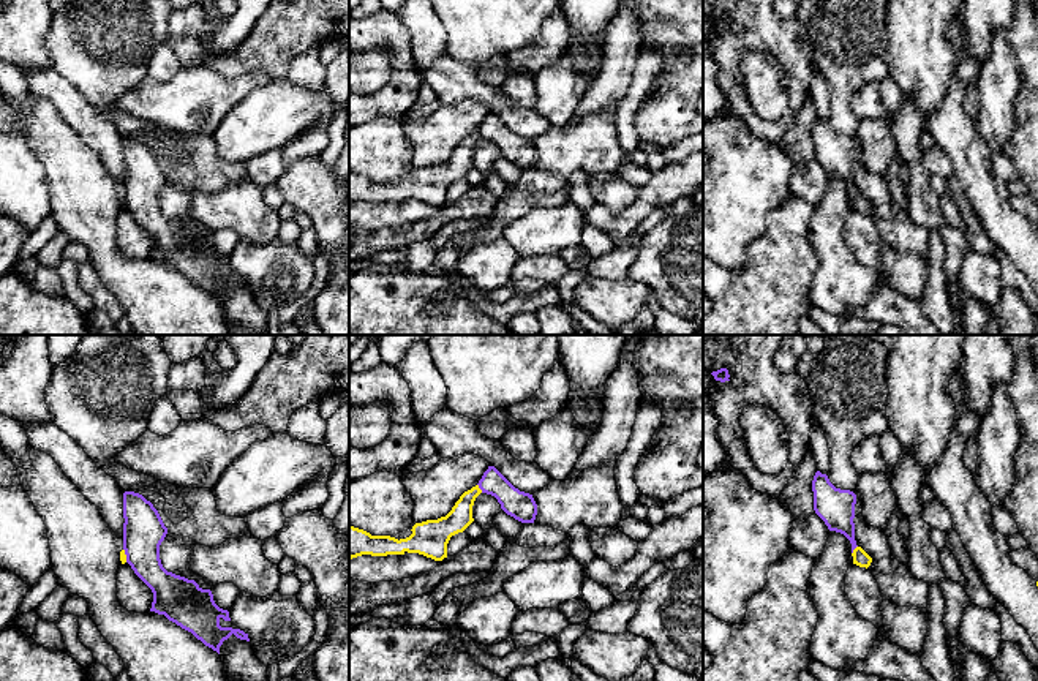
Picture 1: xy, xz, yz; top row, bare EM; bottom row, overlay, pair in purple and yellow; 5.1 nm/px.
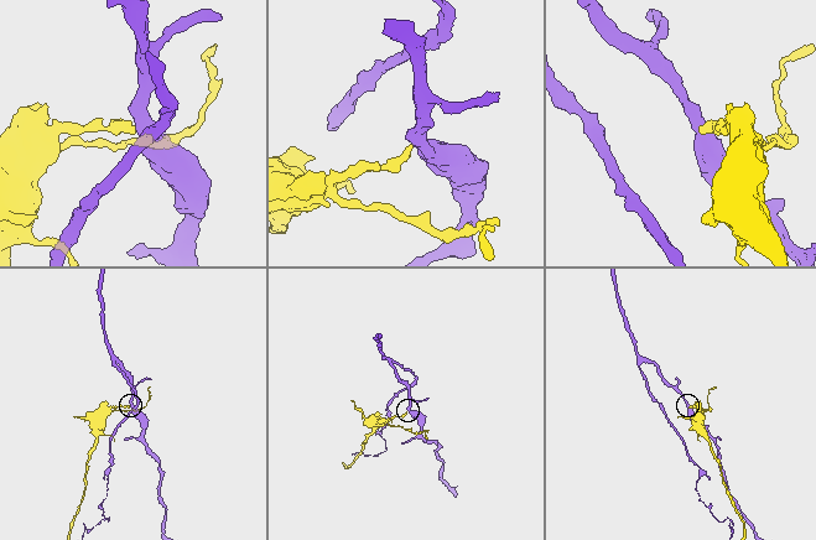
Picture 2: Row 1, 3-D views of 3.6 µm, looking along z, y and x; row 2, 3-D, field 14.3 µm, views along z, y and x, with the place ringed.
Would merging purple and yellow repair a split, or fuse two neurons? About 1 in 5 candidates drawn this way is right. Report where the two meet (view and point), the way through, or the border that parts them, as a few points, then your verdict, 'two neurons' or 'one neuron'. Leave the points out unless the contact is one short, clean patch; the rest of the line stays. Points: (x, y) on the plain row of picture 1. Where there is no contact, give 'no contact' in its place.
contact xz (479, 133); border xz (477, 130), (482, 138); two neurons

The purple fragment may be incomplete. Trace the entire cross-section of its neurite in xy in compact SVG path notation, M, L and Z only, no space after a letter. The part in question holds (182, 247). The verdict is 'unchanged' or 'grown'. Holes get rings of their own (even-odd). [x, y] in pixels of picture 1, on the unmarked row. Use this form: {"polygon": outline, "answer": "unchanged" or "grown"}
{"polygon": "M125 137L123 164L126 209L153 239L150 258L164 261L218 300L223 288L232 280L250 288L243 277L220 272L221 264L231 267L229 258L215 250L210 235L202 235L194 226L163 213L160 191L167 174L150 147L139 139Z", "answer": "unchanged"}

